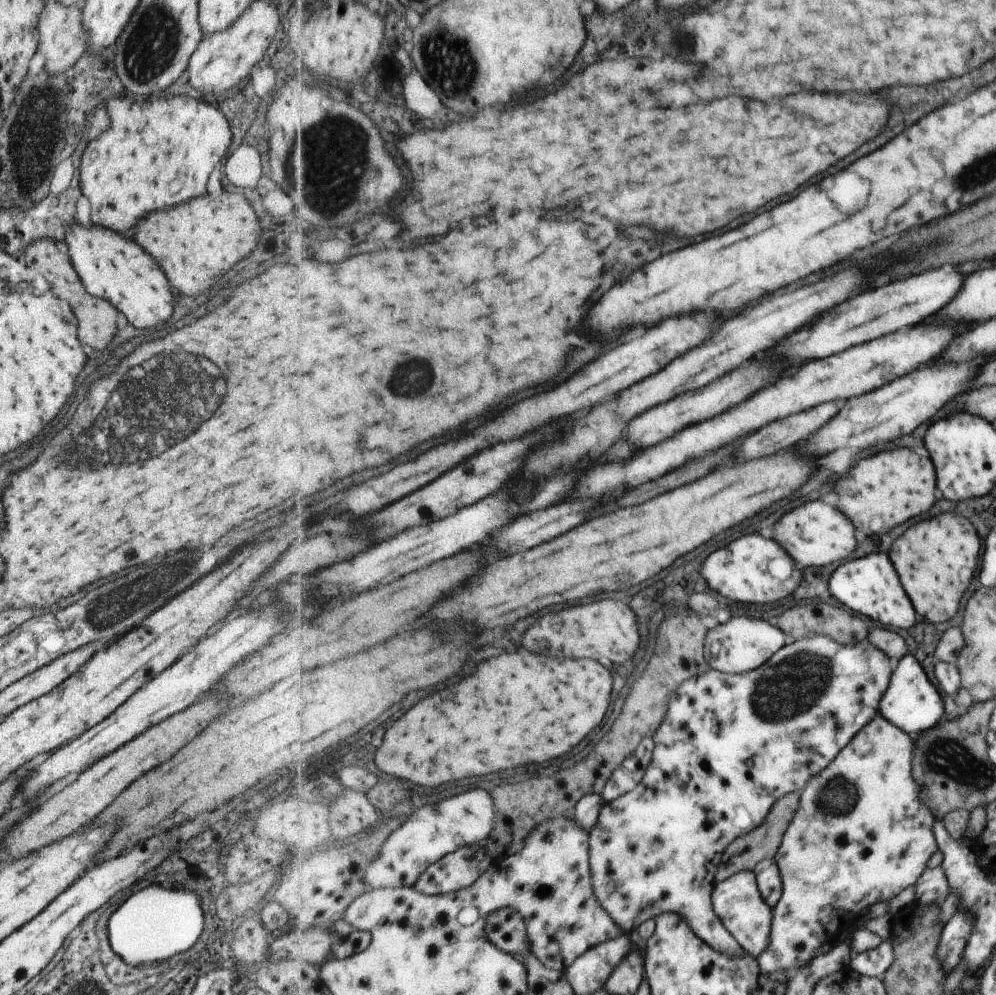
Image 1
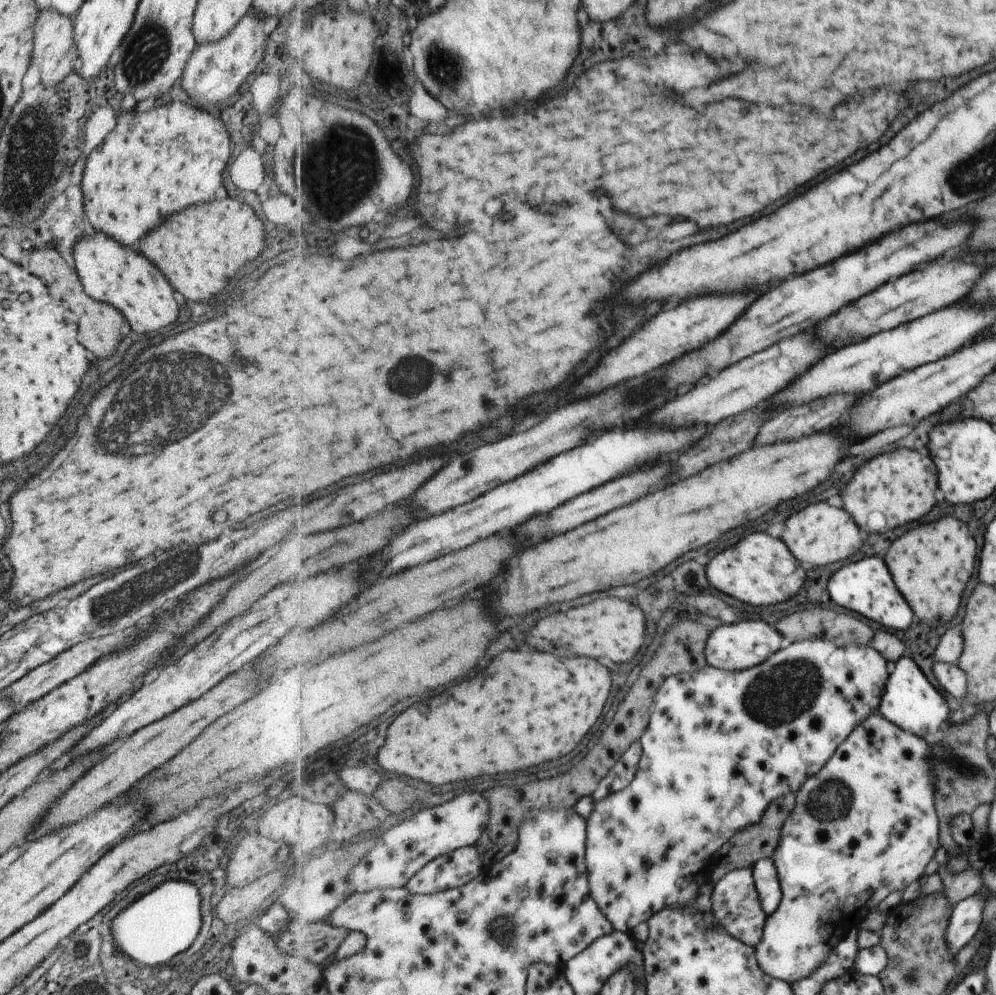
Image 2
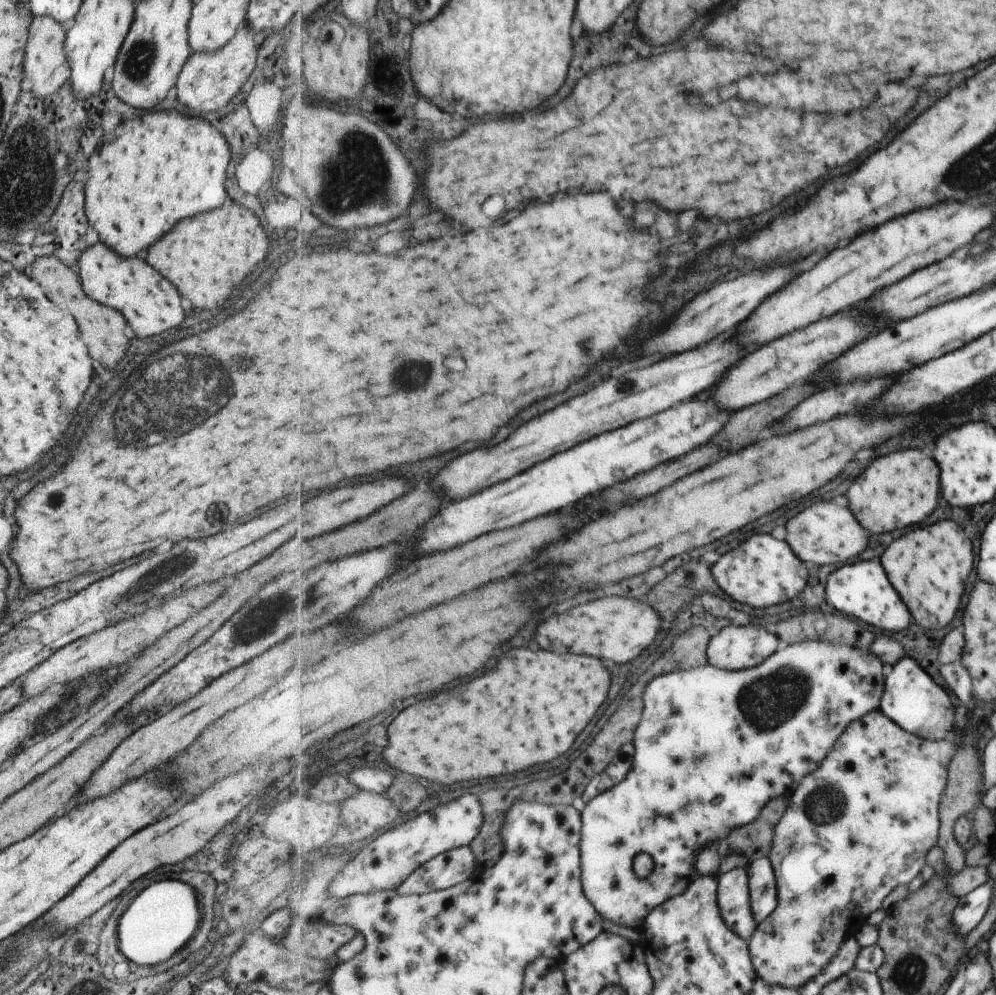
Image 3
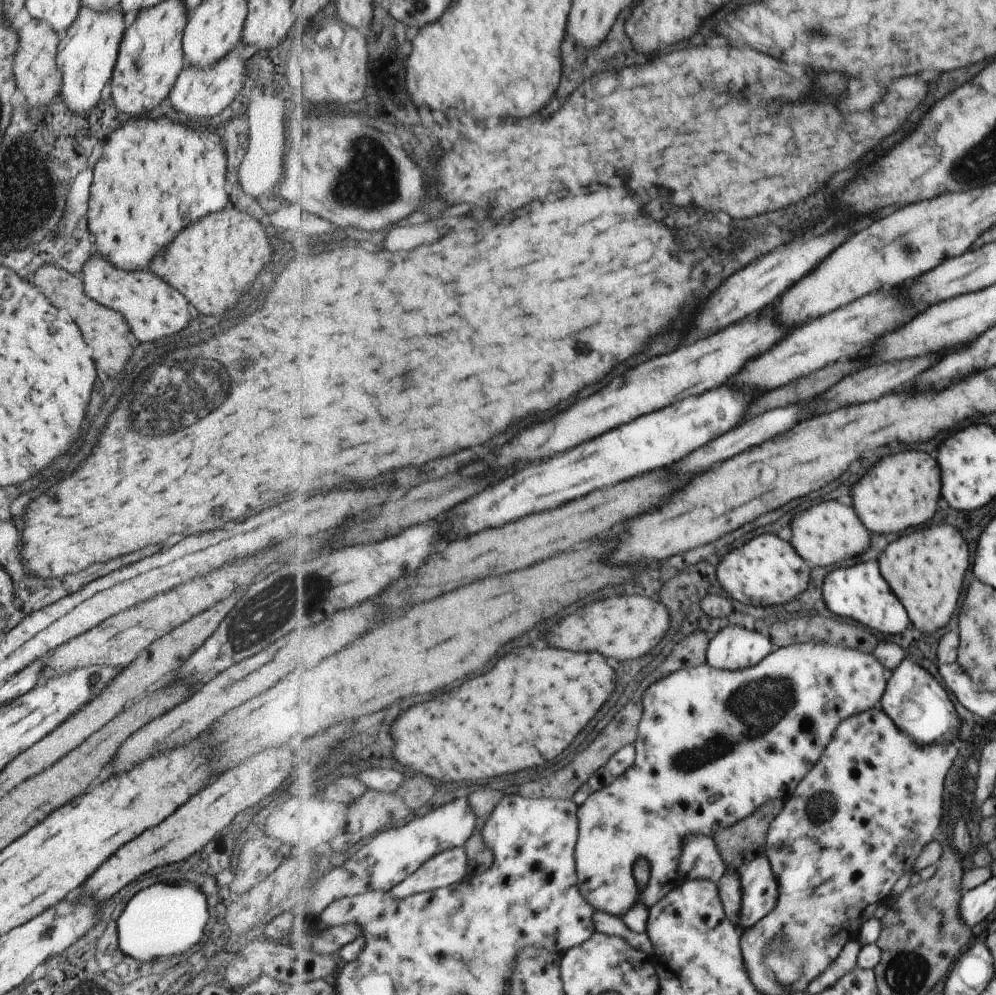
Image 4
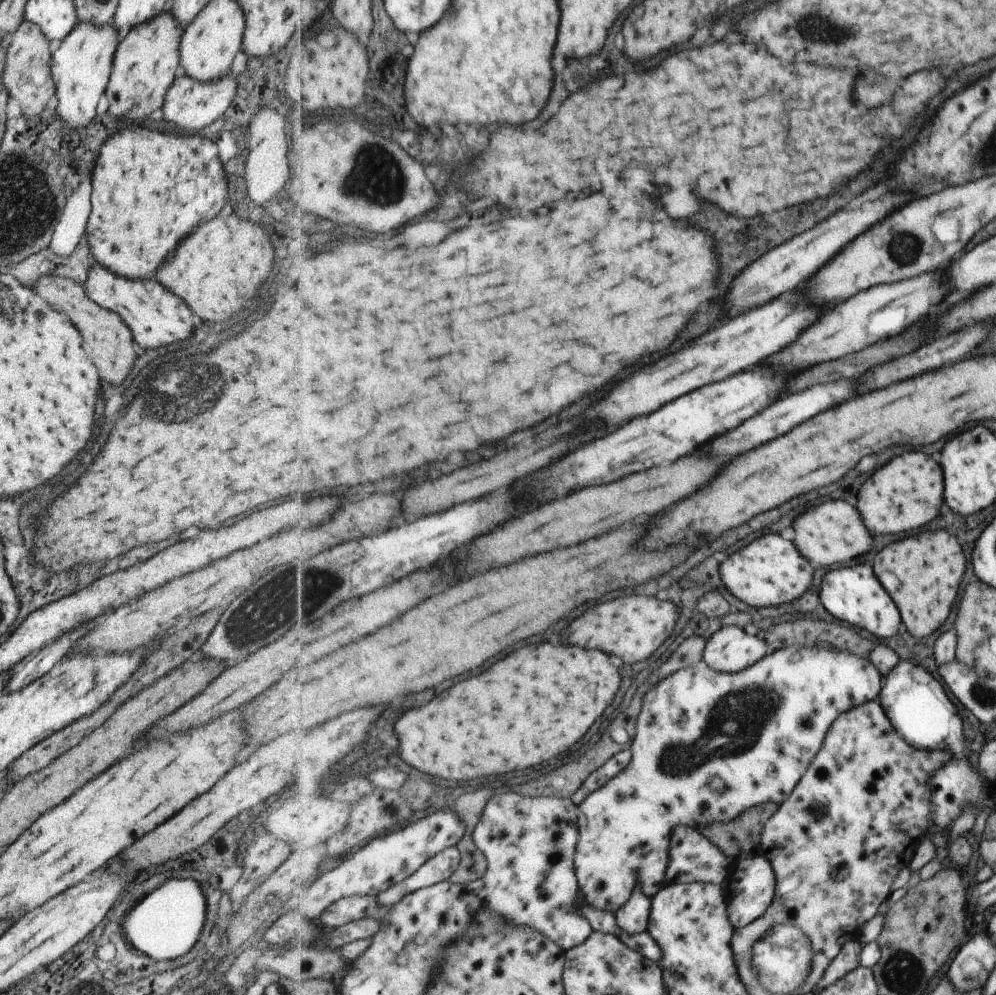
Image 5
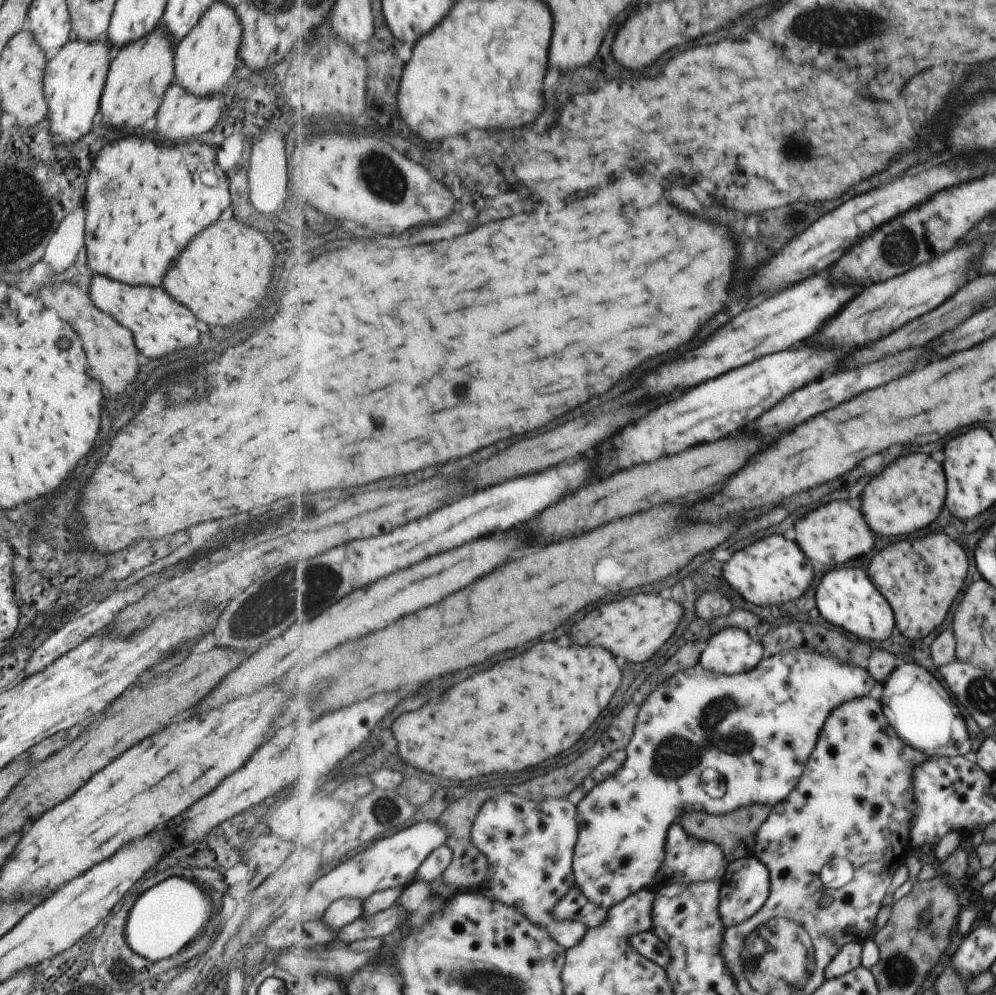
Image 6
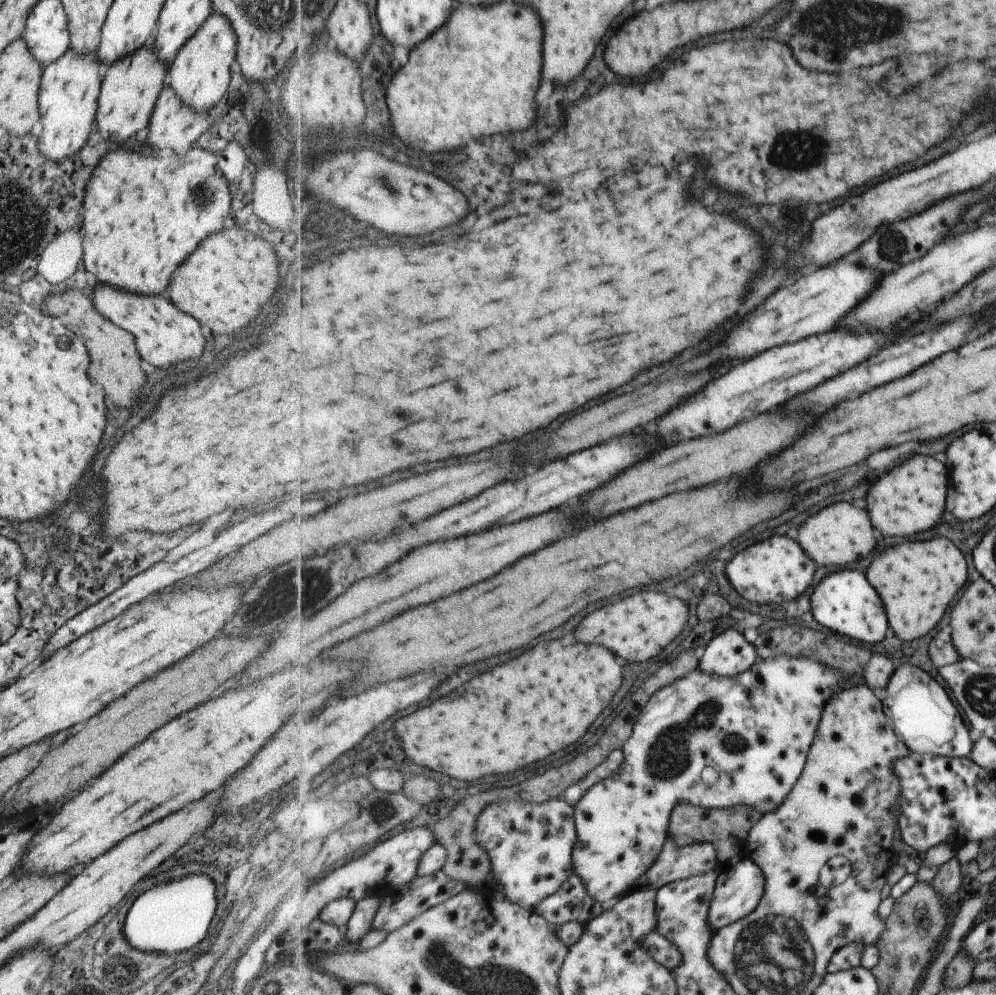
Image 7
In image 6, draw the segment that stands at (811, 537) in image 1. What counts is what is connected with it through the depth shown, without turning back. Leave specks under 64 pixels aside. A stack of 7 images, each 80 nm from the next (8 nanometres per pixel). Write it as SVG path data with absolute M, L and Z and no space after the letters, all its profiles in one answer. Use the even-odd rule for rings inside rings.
M835 500L831 504L825 504L817 510L813 510L809 516L801 518L797 522L797 542L803 552L813 562L819 562L823 566L836 566L836 564L847 564L855 558L867 556L875 548L875 534L869 528L865 516L861 510L853 508L845 500Z

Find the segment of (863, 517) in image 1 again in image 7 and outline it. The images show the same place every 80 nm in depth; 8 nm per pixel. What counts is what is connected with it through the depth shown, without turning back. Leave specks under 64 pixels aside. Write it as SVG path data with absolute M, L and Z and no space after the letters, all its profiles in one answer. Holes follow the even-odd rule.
M915 456L907 462L895 466L889 474L877 480L873 484L871 492L867 494L869 502L869 514L873 520L873 526L881 530L885 536L913 536L921 534L929 528L933 528L943 512L947 502L947 490L949 490L949 472L943 462L931 456Z

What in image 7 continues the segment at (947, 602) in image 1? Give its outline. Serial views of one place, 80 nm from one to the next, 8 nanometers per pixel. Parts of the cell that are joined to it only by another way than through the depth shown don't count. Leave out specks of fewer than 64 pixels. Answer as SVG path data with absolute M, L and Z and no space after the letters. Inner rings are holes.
M945 536L927 542L905 542L887 548L877 556L867 572L891 614L891 628L901 641L914 641L929 634L945 616L947 608L965 584L965 560L959 548Z

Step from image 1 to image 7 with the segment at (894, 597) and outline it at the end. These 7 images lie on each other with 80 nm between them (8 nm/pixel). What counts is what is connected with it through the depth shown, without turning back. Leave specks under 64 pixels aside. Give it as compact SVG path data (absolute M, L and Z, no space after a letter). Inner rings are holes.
M839 570L825 577L814 590L812 596L812 610L815 624L819 628L835 630L843 637L853 638L864 645L881 642L889 632L889 618L885 604L877 590L871 586L867 576L859 570Z

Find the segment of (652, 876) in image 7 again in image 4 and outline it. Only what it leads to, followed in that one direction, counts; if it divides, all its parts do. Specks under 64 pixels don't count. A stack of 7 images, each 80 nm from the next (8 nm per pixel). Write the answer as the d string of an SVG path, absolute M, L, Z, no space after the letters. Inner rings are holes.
M705 835L689 836L685 840L679 872L684 882L697 878L721 881L727 868L715 839Z

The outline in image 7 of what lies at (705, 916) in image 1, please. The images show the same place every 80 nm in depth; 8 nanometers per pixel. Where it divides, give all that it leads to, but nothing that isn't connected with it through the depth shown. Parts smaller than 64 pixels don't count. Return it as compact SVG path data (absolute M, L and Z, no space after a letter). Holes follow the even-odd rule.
M783 655L781 658L760 659L746 673L733 678L713 676L701 667L697 667L689 674L678 678L672 685L667 685L665 688L658 690L644 706L643 712L639 715L634 726L634 733L622 748L625 753L625 762L621 766L621 770L613 778L607 778L607 780L592 786L575 806L574 816L578 830L578 842L575 844L575 872L587 884L589 894L599 903L607 906L627 895L627 890L631 890L637 884L637 880L655 864L659 854L663 853L663 846L668 841L667 832L669 832L671 814L673 814L673 810L679 802L691 802L691 804L703 806L703 808L731 808L731 806L737 806L737 804L747 804L747 806L755 806L755 808L767 813L777 810L785 802L787 794L794 790L795 784L802 778L807 760L810 757L811 748L814 745L815 736L818 734L819 724L823 717L823 708L825 708L826 703L830 702L837 692L843 692L843 690L856 685L865 685L865 677L847 678L843 672L833 670L829 666L824 667L817 660L811 660L811 657L801 656L799 658L797 656L797 658L791 658L791 655ZM707 766L717 766L719 768L717 788L707 786L703 782L703 768L707 768Z

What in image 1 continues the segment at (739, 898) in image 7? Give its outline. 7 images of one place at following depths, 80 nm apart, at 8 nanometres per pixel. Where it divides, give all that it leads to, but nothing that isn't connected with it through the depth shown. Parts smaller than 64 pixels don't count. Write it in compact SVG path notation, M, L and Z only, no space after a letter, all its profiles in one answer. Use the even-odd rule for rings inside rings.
M776 859L763 860L755 868L754 874L757 876L759 890L761 890L764 902L767 902L767 905L774 910L781 901L784 892L778 862Z

